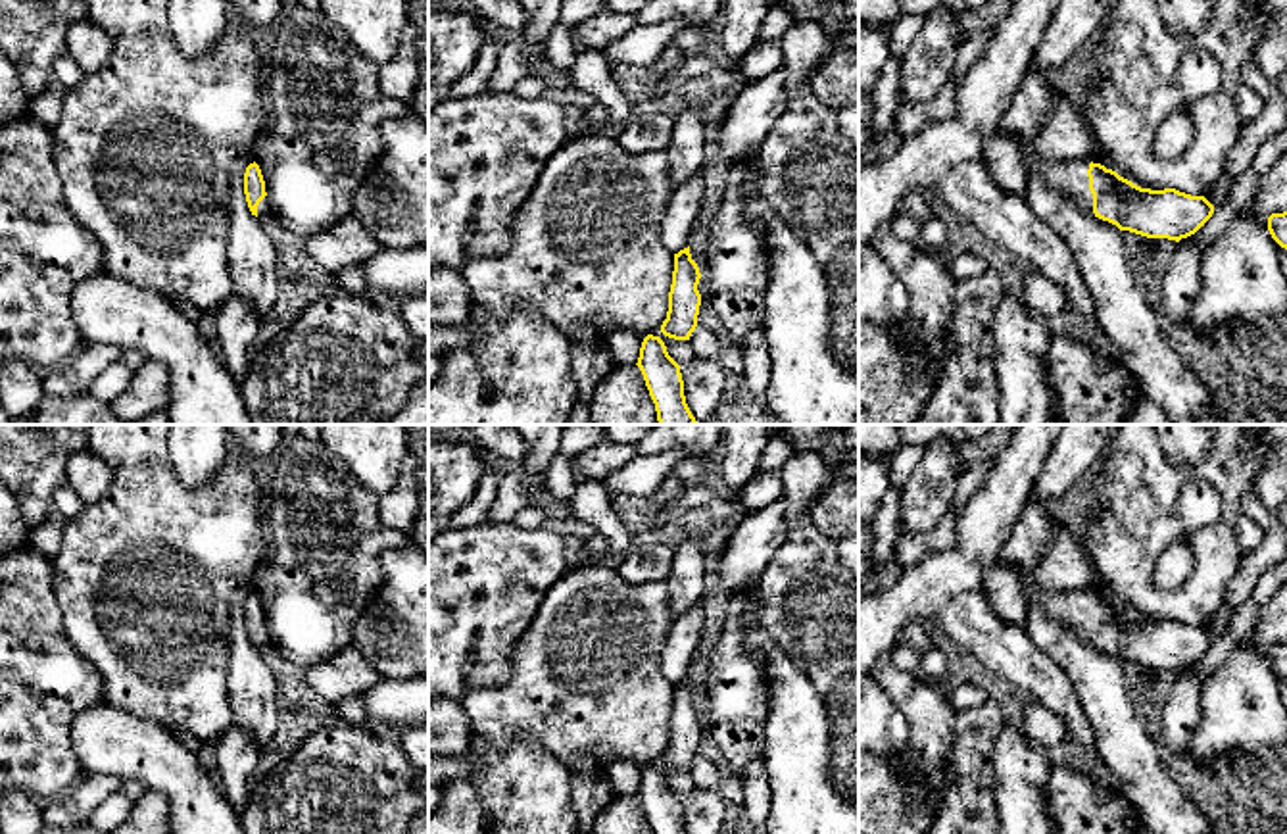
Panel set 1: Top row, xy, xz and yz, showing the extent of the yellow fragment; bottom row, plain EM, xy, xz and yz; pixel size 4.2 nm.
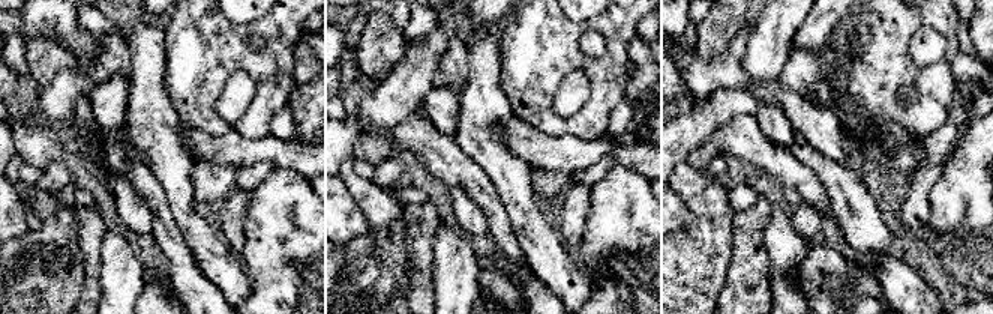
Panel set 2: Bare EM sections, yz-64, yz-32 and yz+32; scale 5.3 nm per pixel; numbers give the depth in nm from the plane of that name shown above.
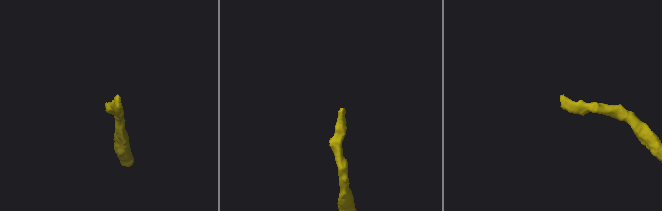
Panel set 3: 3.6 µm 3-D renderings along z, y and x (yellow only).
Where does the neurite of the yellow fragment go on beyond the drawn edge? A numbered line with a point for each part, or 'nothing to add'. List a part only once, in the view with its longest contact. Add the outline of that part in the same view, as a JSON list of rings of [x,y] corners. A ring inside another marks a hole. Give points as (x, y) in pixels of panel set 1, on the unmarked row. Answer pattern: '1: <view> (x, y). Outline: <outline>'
1: yz (1070, 610). Outline: [[[1012,561],[1022,571],[1022,586],[1026,590],[1028,603],[1041,601],[1047,615],[1062,625],[1078,640],[1093,644],[1093,625],[1089,621],[1089,592],[1066,592],[1066,594],[1045,594],[1035,576],[1033,567]]]

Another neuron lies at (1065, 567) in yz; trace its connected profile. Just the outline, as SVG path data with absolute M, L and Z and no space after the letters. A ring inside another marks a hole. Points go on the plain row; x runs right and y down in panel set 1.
M1081 490L1047 505L1053 523L1047 553L1033 565L1033 576L1045 594L1093 592L1095 571L1083 550Z

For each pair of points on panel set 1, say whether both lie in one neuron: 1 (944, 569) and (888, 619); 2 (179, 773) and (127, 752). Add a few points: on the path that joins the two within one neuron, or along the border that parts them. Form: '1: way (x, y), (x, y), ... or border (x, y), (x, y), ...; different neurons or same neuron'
1: way (930, 583), (901, 606); same neuron
2: way (166, 765), (150, 752), (141, 752); same neuron

